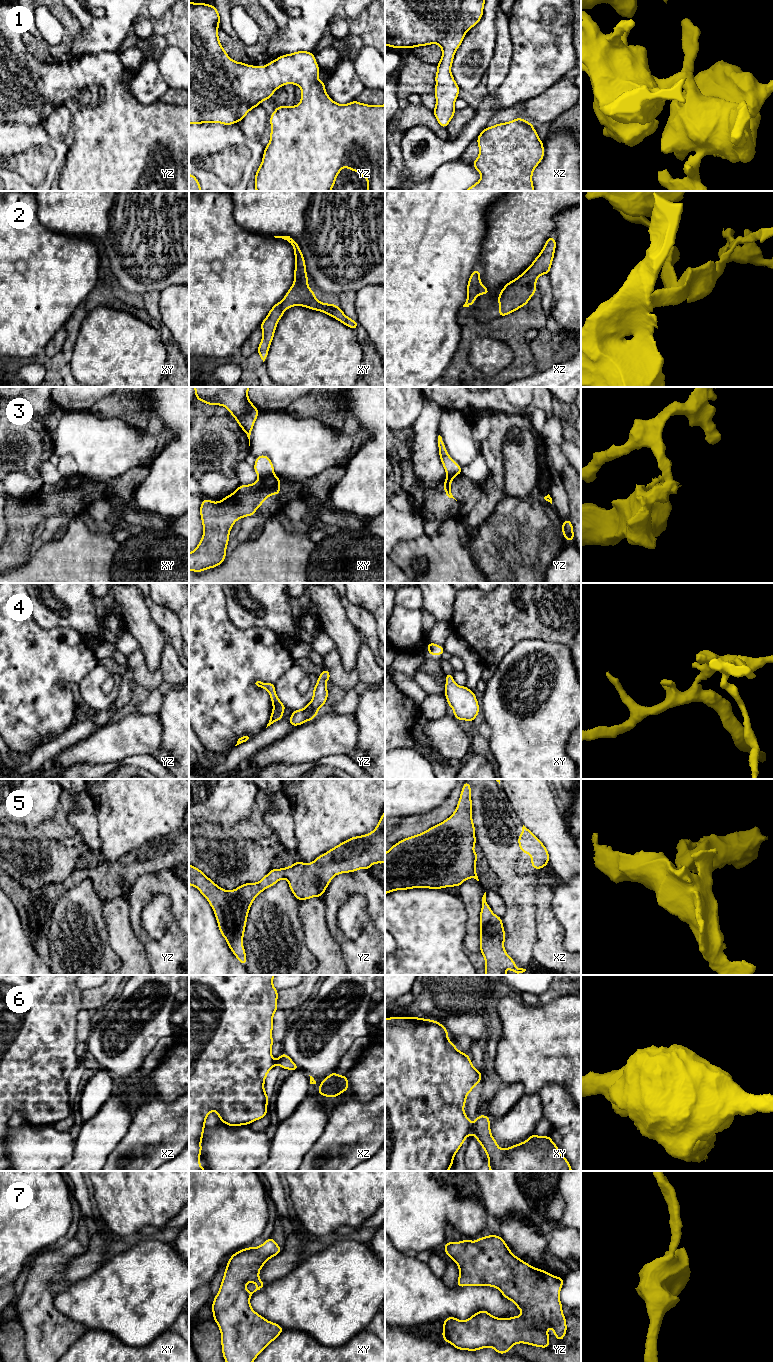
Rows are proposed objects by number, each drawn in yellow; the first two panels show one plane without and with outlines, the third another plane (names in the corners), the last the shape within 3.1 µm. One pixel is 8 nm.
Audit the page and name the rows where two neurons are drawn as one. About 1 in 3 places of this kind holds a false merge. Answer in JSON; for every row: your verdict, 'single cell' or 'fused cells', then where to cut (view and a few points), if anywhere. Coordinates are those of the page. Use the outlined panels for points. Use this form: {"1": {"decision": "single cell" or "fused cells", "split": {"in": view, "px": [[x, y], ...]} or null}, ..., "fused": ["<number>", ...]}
{"1": {"decision": "single cell", "split": null}, "2": {"decision": "single cell", "split": null}, "3": {"decision": "fused cells", "split": {"in": "xy", "px": [[274, 474], [259, 478]]}}, "4": {"decision": "single cell", "split": null}, "5": {"decision": "single cell", "split": null}, "6": {"decision": "fused cells", "split": {"in": "xy", "px": [[472, 1127], [473, 1131]]}}, "7": {"decision": "single cell", "split": null}, "fused": ["3", "6"]}

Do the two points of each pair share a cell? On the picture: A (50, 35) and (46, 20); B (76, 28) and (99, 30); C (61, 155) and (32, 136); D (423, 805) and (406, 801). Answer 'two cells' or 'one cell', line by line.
A: one cell
B: two cells
C: one cell
D: one cell

